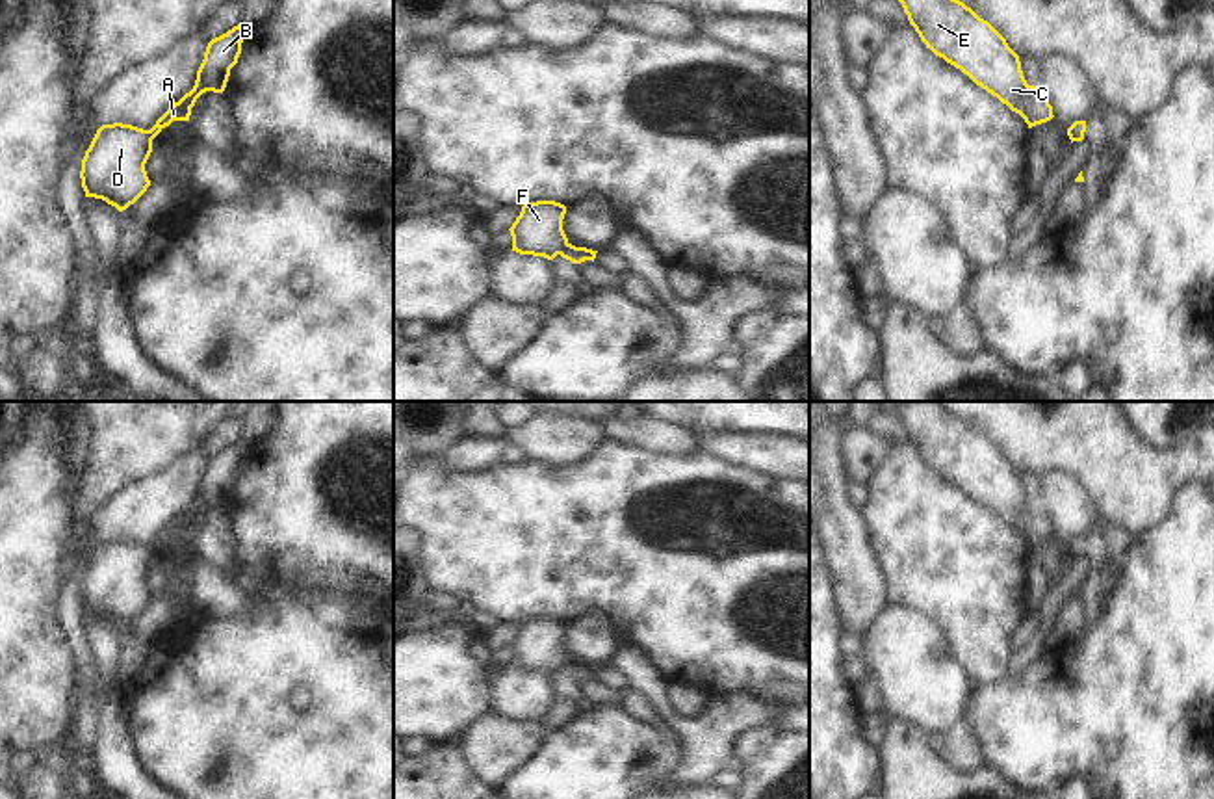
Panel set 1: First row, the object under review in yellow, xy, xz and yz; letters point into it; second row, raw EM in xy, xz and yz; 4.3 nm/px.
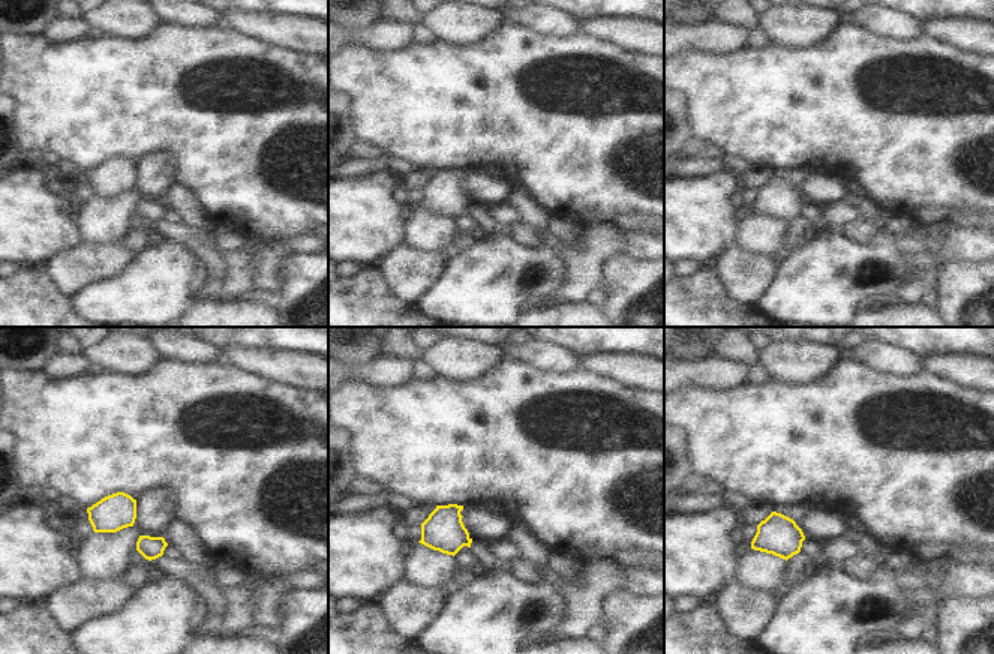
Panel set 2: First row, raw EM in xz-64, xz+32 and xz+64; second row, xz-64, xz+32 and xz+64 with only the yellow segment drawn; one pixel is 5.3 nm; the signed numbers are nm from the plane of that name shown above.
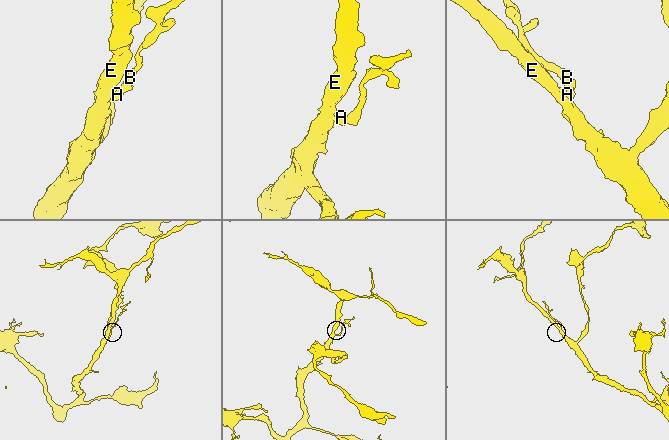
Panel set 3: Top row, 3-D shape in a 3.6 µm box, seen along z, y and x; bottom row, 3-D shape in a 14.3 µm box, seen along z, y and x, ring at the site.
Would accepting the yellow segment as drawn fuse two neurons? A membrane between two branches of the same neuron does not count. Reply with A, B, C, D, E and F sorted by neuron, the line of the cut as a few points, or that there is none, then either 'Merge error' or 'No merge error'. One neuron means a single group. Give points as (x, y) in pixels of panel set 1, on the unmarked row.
Groups: A B / C D E F. Split along xz (568, 660), (557, 669). Merge error

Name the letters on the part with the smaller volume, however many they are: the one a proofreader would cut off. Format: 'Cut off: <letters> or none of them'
Cut off: A, B

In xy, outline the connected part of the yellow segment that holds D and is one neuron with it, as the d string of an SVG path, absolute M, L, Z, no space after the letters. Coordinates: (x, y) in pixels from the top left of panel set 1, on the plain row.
M102 541L82 576L85 613L102 615L119 628L134 621L150 602L145 580L152 550L132 541Z

